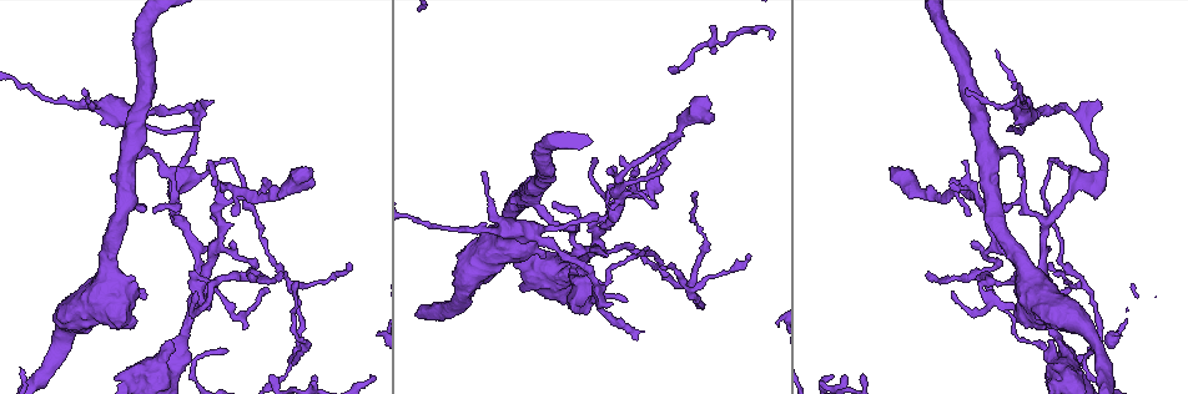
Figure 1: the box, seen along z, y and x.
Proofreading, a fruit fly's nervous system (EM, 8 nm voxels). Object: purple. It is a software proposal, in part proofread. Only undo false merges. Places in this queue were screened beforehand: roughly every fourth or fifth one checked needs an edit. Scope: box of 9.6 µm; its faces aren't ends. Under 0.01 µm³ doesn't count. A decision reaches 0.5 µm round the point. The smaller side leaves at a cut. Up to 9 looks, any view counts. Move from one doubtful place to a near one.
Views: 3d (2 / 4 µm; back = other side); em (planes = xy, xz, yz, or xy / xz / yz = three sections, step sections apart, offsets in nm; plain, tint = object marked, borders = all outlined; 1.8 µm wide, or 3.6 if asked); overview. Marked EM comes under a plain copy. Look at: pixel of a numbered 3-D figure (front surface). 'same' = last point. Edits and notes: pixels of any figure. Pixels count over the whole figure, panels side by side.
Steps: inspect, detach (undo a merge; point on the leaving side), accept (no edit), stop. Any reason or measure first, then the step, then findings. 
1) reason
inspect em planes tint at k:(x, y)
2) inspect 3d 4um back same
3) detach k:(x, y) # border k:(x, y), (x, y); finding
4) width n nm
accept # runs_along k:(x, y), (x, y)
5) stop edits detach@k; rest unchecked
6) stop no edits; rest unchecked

a fork
inspect 3d 4um at 1:(690, 286)

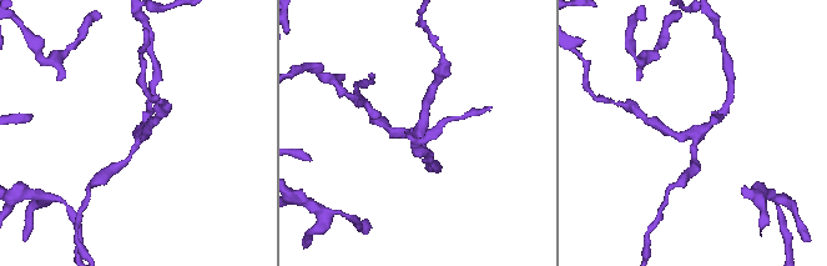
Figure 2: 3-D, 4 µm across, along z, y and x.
inspect em 3.6um planes tint at 2:(421, 132)

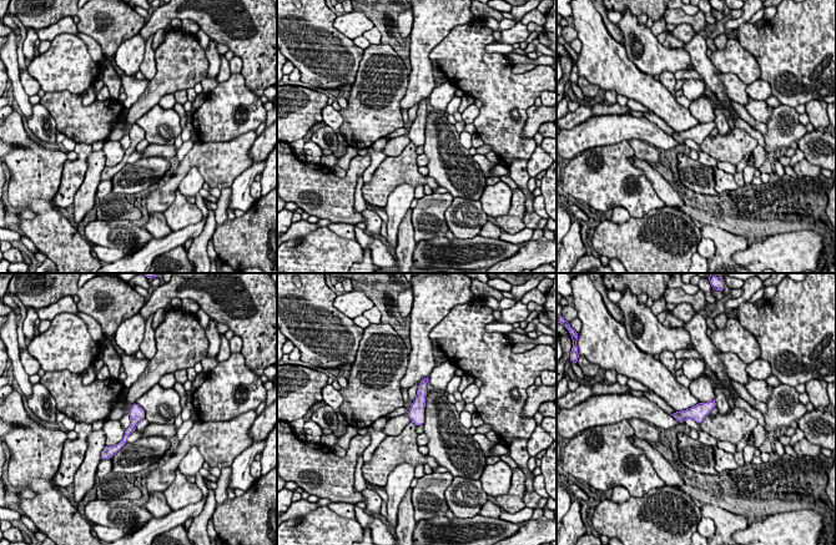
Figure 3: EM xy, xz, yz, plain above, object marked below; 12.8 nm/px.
accept # all the same neuron

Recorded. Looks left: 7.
closes a loop
inspect 3d 4um at 1:(650, 203)

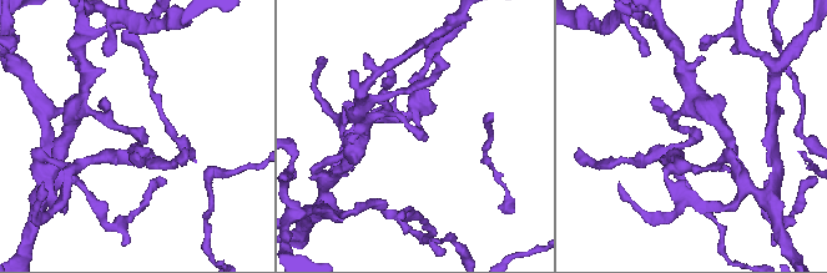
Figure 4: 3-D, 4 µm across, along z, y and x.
inspect em planes tint at 4:(415, 128)

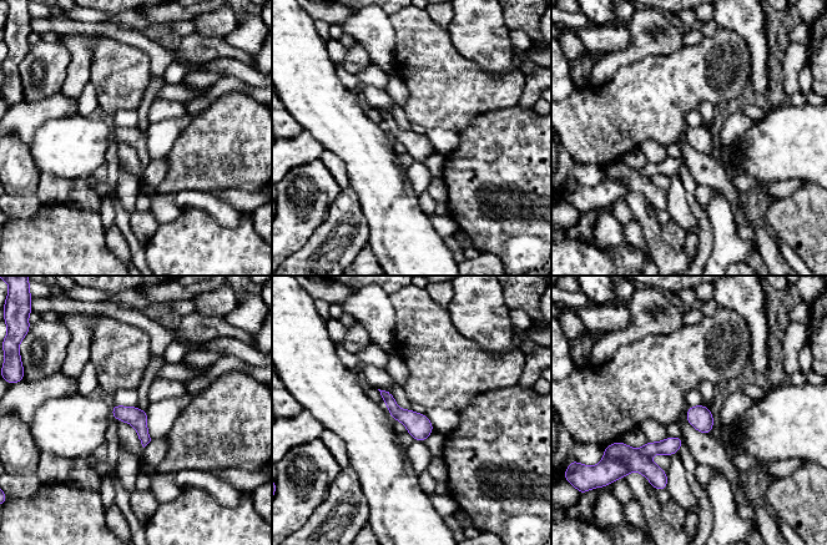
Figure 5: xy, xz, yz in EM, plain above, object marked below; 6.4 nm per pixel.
accept # all the same neuron

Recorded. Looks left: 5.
inspect em xz step 16 tint at 1:(601, 246)

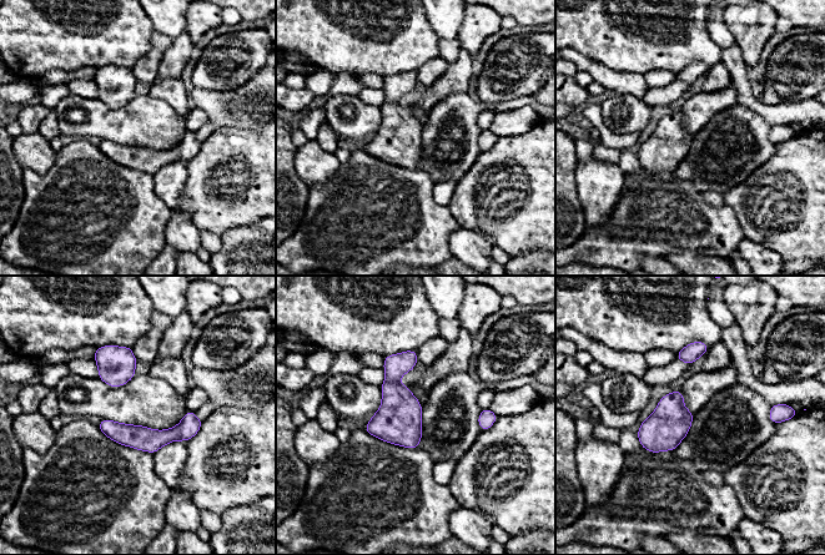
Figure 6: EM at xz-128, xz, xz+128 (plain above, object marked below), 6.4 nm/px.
cut it another way
inspect em planes borders same

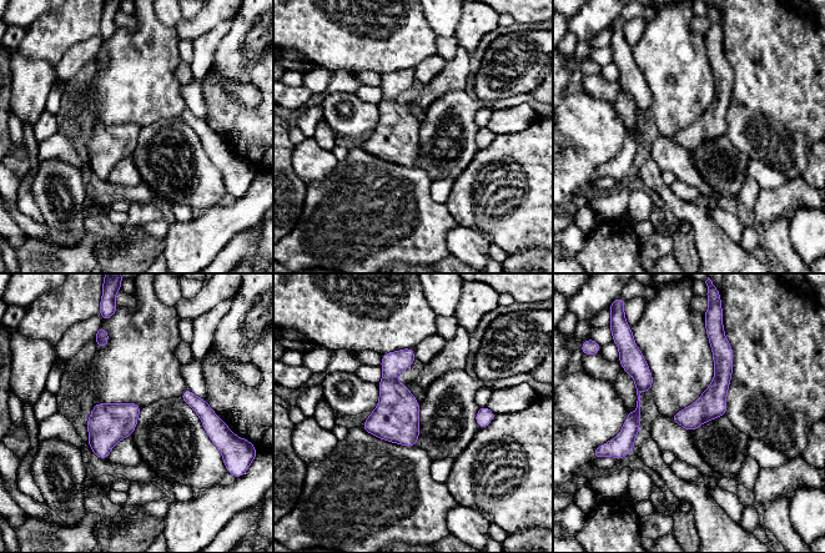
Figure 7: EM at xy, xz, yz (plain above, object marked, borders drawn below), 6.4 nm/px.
accept # runs_along 7:(719, 343), (720, 385), (689, 427); continuous, no second neuron

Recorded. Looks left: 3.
arms part here
inspect 3d 2um at 1:(198, 120)

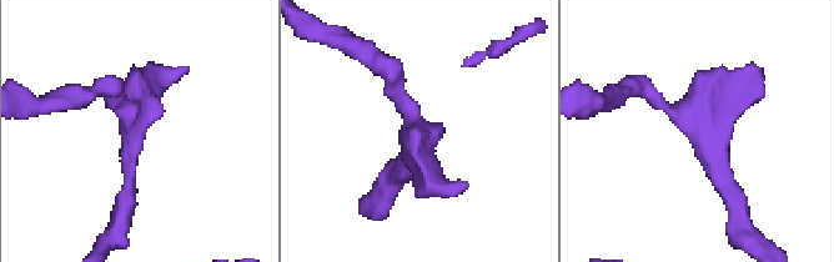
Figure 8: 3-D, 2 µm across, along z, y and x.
now the EM
inspect em planes tint at 8:(132, 127)

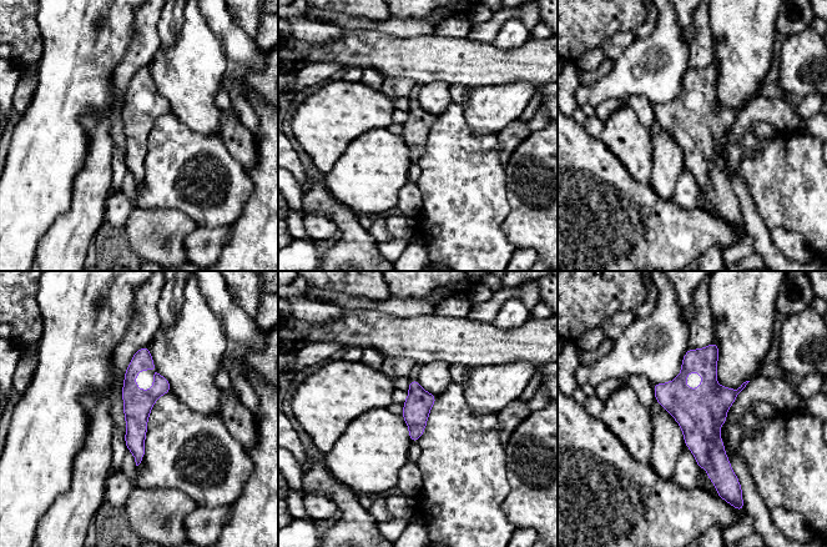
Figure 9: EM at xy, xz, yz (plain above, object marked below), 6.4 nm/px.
accept # runs_along 9:(714, 346), (709, 452), (724, 481); one neuron here

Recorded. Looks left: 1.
stop no edits; rest unchecked

